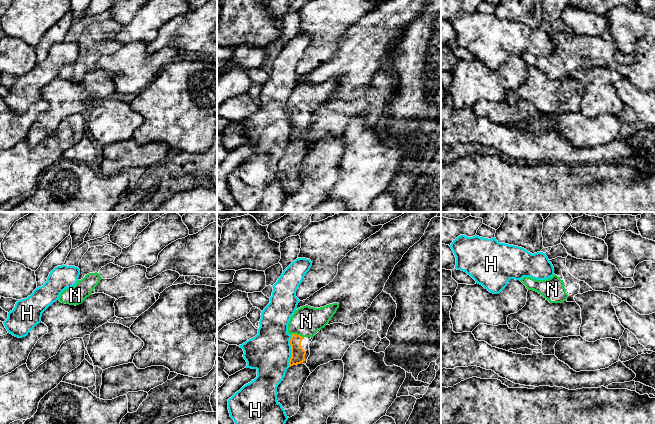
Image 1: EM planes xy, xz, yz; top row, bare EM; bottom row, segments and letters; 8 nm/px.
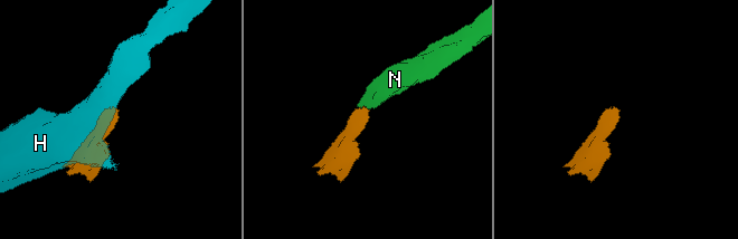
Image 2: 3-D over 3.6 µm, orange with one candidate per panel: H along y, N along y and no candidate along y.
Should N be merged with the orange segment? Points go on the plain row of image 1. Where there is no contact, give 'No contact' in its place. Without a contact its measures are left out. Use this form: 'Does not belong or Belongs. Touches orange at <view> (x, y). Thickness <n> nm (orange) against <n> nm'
Belongs. Touches orange at xz (296, 110). Thickness 110 nm (orange) against 240 nm

